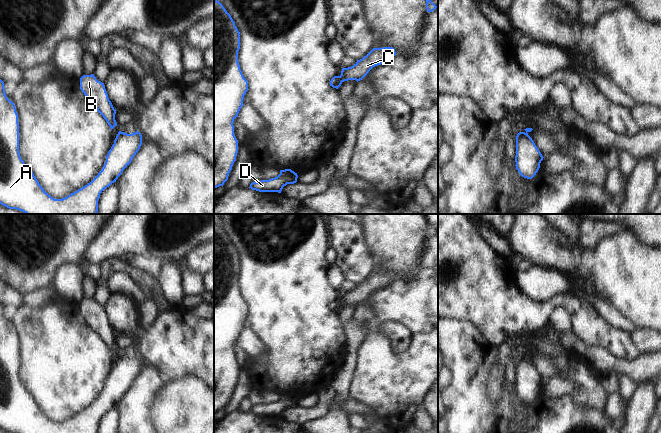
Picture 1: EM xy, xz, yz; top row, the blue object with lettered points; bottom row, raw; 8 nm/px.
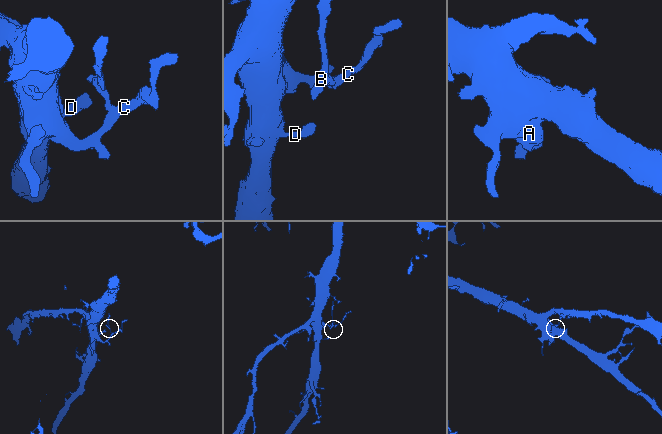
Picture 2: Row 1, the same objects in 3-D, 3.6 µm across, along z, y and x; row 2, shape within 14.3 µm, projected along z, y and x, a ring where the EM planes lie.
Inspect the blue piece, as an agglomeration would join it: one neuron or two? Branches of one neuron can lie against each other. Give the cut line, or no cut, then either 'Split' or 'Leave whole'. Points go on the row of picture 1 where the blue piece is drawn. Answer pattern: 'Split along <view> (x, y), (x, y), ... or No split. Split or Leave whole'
Split along xz (340, 75), (342, 81). Split.

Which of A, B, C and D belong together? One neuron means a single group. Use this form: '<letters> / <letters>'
A C D / B

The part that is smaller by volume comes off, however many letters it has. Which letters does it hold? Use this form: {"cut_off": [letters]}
{"cut_off": ["B"]}

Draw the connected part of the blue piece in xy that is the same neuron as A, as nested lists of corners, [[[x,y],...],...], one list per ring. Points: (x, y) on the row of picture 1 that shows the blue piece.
[[[0,79],[0,204],[9,209],[17,209],[25,214],[97,214],[100,194],[116,182],[141,145],[140,132],[127,134],[119,131],[98,175],[90,183],[67,197],[54,199],[44,191],[31,169],[21,159],[18,114],[14,103],[7,98],[4,82]]]

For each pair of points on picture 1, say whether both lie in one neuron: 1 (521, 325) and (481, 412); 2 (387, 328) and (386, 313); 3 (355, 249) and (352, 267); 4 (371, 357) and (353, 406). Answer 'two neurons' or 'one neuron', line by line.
1: two neurons
2: two neurons
3: one neuron
4: two neurons

